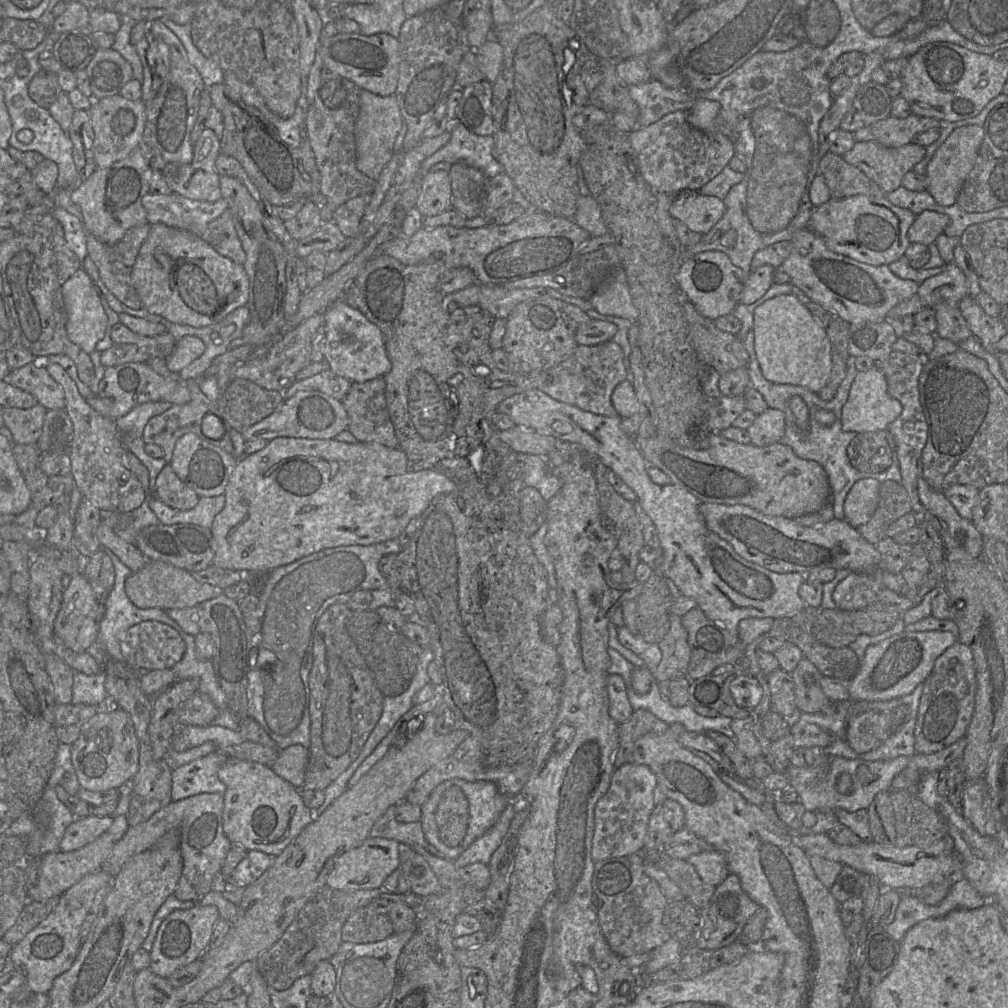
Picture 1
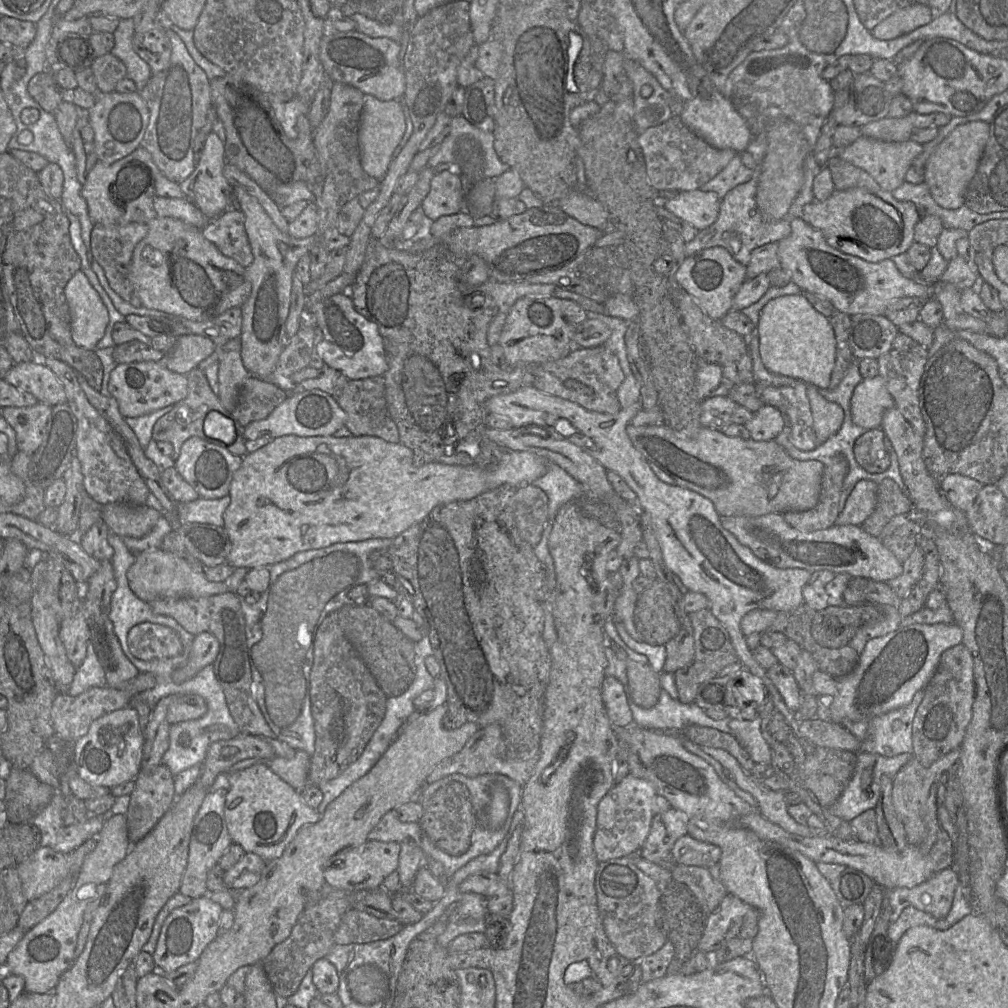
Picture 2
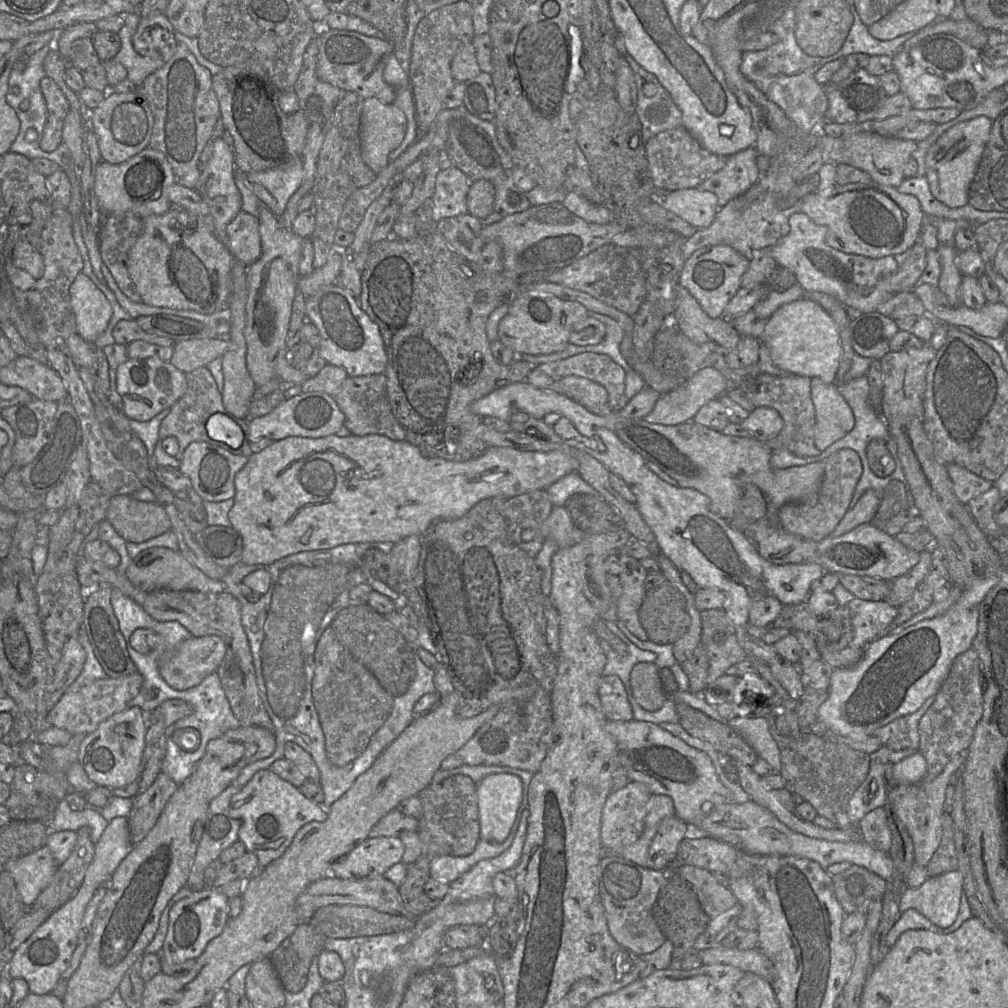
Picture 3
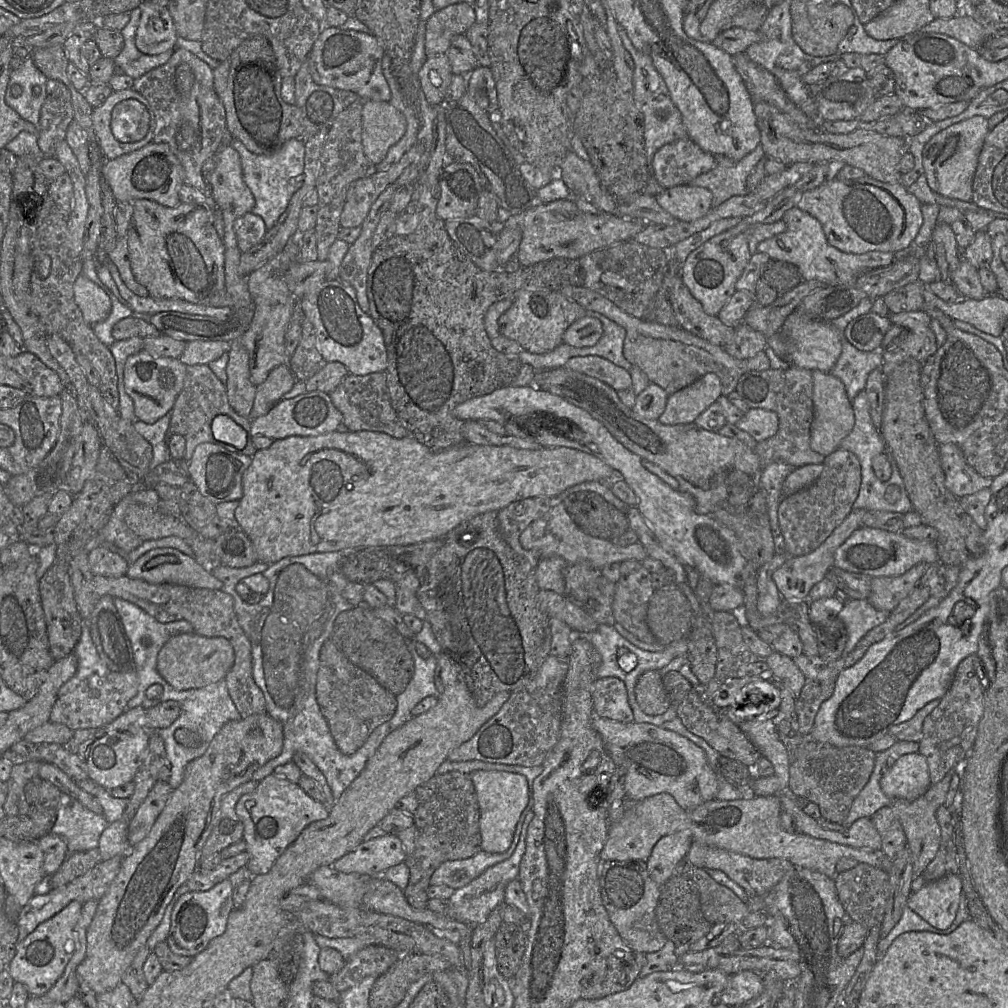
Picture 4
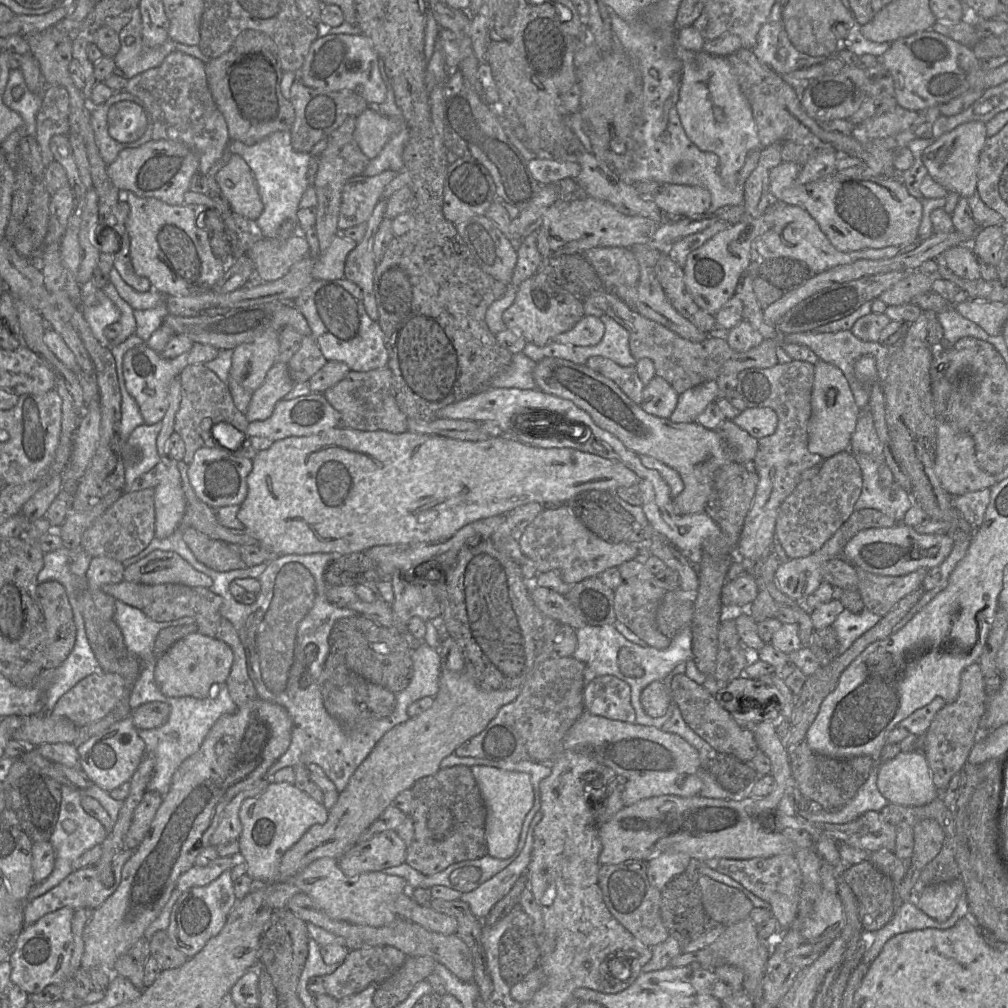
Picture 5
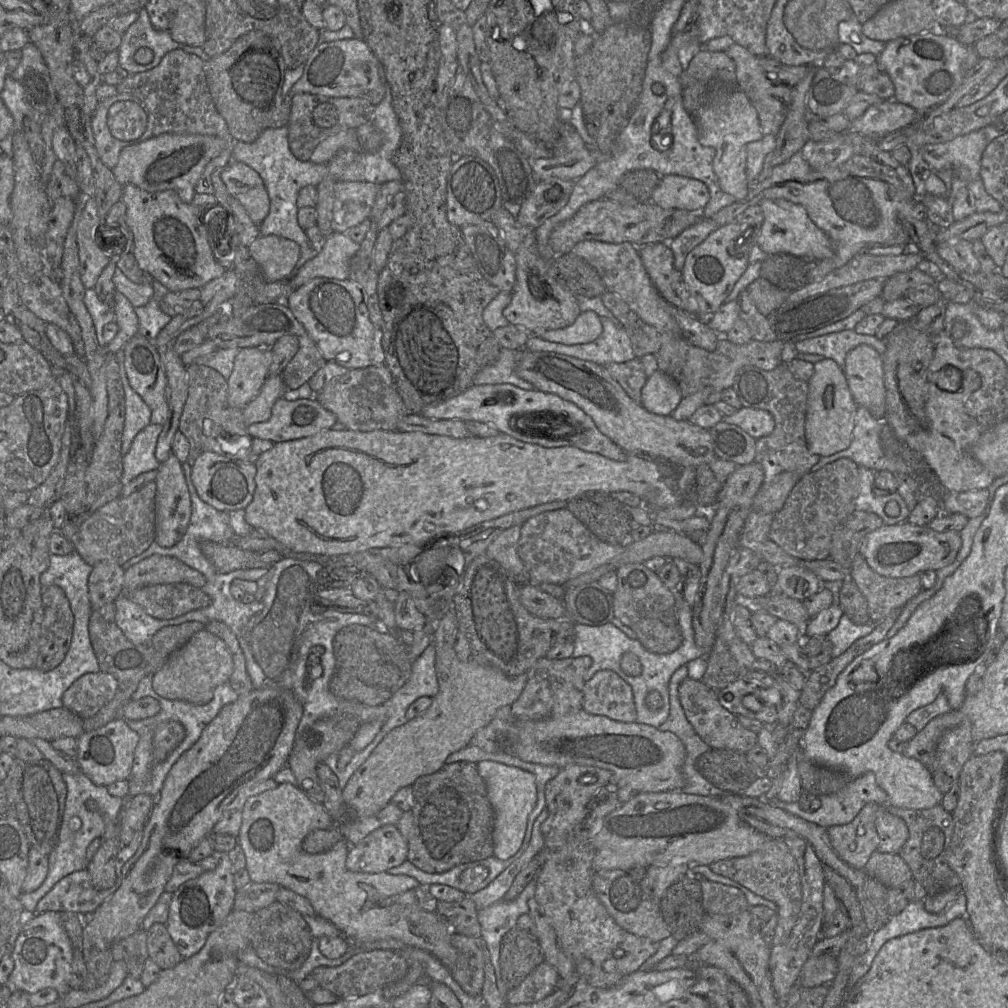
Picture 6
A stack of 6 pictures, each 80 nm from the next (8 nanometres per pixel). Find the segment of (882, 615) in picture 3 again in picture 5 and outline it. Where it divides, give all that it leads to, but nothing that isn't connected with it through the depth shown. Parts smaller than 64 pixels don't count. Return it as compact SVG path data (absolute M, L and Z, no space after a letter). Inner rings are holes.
M866 608L857 614L844 609L832 624L838 638L838 654L845 653L861 635L874 627L881 618Z

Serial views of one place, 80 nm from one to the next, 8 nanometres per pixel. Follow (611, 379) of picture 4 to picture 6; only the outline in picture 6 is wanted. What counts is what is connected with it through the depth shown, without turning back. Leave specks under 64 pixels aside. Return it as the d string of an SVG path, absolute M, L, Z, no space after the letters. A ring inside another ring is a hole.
M639 358L624 363L611 363L604 366L609 374L620 384L627 395L641 405L642 388L648 377Z

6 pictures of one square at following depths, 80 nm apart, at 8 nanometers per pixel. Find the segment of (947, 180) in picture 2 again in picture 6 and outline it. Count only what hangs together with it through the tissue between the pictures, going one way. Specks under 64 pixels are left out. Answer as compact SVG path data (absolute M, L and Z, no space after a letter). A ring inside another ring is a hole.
M982 129L950 141L926 144L921 148L924 161L933 171L953 170L967 183L980 178L980 161L988 140Z

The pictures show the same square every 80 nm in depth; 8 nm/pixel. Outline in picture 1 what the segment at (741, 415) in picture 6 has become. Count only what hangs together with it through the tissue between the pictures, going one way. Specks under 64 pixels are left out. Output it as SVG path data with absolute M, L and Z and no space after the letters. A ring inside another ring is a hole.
M768 407L757 415L747 433L751 443L758 447L779 443L785 434L785 414L778 409Z

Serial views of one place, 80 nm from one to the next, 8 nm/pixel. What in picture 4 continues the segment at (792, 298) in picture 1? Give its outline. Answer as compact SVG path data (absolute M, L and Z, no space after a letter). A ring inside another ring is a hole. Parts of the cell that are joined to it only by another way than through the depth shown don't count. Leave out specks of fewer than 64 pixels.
M793 311L781 332L791 346L791 364L810 371L831 373L841 351L841 331L829 321L813 320Z

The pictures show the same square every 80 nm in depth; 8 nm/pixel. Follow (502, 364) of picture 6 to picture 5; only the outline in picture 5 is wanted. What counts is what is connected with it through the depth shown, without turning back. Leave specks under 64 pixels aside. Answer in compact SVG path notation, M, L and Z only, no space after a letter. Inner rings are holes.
M523 352L513 354L510 366L506 371L492 380L490 384L491 387L518 389L537 388L533 376L536 363L537 362L523 354Z

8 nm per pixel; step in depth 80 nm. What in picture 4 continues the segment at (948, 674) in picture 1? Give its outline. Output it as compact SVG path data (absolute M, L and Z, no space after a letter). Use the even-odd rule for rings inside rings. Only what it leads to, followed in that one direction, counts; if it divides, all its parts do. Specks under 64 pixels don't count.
M976 654L960 662L953 682L939 705L925 718L919 753L928 763L931 784L940 782L959 762L969 756L984 714L985 683Z

